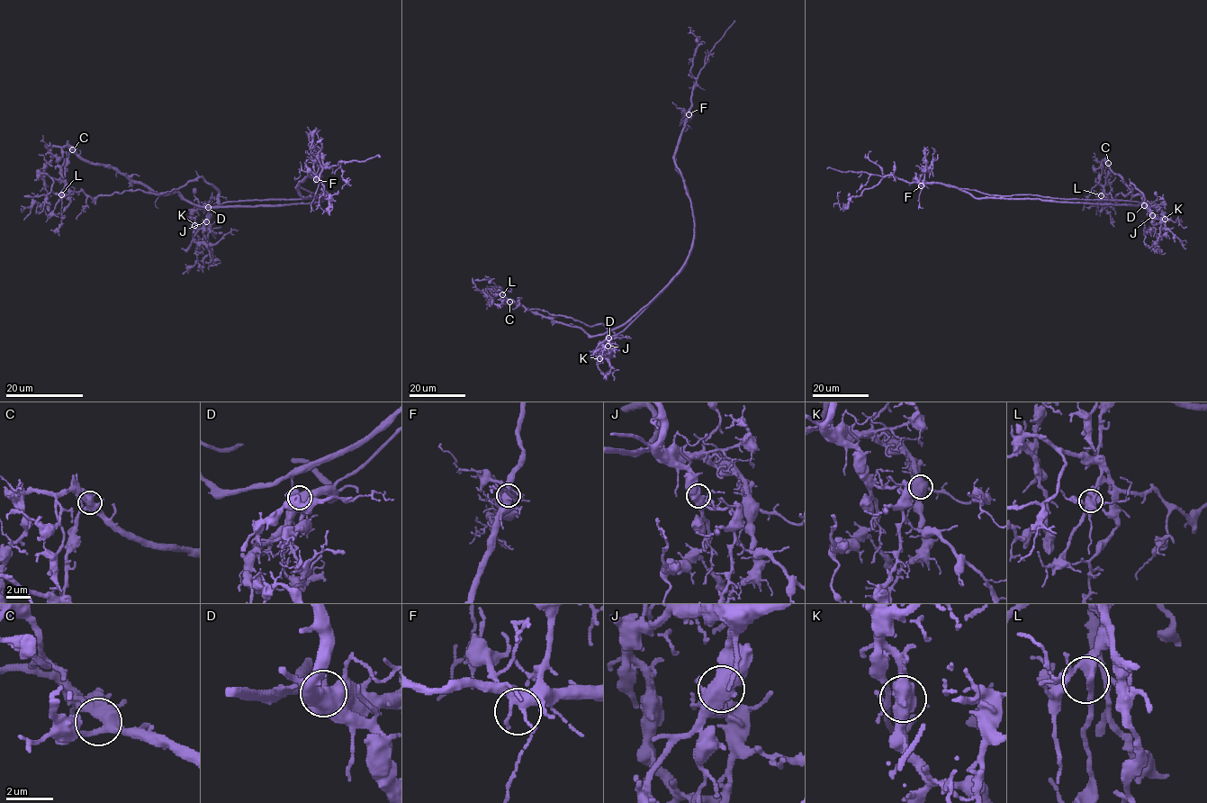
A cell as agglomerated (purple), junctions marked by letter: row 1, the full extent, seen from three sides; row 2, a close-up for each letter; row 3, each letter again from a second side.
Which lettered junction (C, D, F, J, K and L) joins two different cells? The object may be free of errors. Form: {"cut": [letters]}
{"cut": ["D"]}

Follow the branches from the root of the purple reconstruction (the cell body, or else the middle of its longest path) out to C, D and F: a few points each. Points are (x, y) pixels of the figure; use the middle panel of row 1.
C: (675, 276), (633, 320), (611, 337), (606, 333), (589, 336), (578, 327), (553, 322), (509, 302)
D: (675, 276), (622, 330), (608, 337)
F: (675, 276), (687, 260), (695, 236), (695, 218), (688, 189), (675, 166), (675, 149), (689, 114)

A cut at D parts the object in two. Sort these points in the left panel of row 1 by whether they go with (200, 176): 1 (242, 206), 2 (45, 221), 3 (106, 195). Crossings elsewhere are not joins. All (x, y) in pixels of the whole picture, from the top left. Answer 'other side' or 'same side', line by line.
1: other side
2: other side
3: same side

